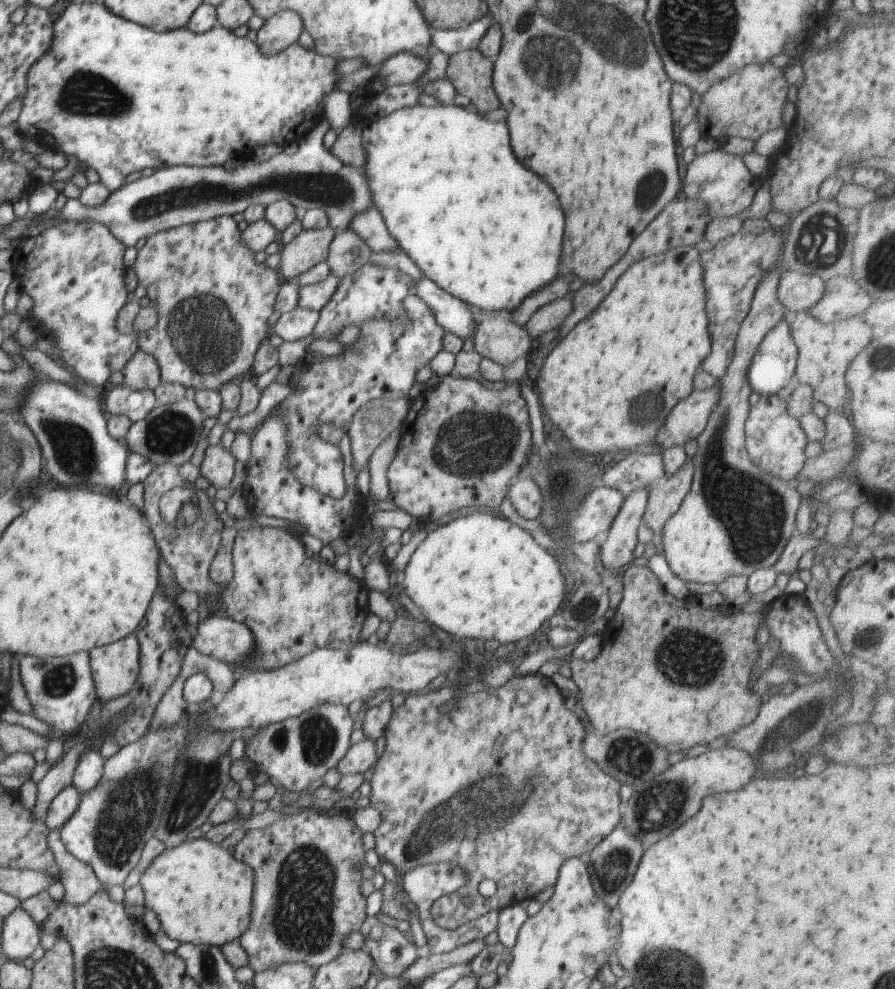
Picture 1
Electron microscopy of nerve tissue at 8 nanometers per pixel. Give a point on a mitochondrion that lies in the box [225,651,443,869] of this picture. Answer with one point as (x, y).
(317, 737)

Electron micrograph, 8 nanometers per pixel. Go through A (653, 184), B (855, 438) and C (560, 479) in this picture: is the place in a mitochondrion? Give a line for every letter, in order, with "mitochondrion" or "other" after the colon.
A: mitochondrion
B: other
C: mitochondrion

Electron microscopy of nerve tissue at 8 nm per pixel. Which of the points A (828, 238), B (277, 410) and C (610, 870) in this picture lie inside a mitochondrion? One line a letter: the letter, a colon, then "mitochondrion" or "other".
A: mitochondrion
B: other
C: mitochondrion

